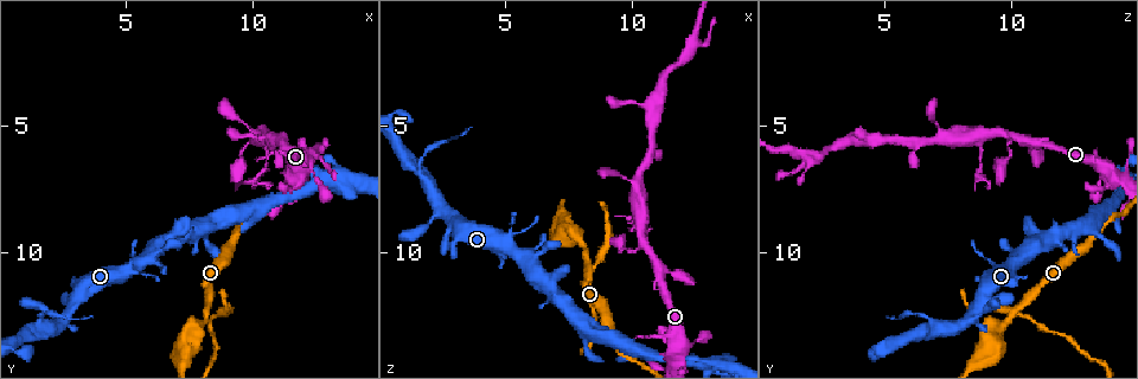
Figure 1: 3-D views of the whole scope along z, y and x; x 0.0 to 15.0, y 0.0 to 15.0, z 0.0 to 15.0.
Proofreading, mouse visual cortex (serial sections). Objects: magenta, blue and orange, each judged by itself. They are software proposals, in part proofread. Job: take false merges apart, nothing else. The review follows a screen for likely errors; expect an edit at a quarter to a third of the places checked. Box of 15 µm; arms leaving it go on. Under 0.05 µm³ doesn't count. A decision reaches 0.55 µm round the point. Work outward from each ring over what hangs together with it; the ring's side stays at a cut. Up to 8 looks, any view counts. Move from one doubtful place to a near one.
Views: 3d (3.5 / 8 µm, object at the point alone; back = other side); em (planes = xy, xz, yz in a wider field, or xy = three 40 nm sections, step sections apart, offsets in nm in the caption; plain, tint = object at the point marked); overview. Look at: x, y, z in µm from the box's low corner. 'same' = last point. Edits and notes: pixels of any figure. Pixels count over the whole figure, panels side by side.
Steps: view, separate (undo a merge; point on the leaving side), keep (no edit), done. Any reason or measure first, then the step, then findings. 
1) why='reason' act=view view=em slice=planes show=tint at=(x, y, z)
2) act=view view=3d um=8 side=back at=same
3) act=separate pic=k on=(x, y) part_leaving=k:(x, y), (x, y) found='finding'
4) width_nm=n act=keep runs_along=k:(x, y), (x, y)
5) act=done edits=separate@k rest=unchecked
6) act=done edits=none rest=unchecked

why='abrupt turn' act=view view=3d um=3.5 at=(8.3, 12.2, 10.3)

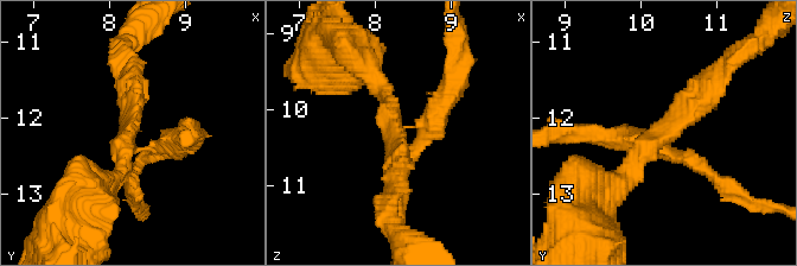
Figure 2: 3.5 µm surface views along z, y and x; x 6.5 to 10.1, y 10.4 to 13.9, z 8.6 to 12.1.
act=view view=em slice=xy step=1 show=tint at=(8.30, 12.30, 10.20)

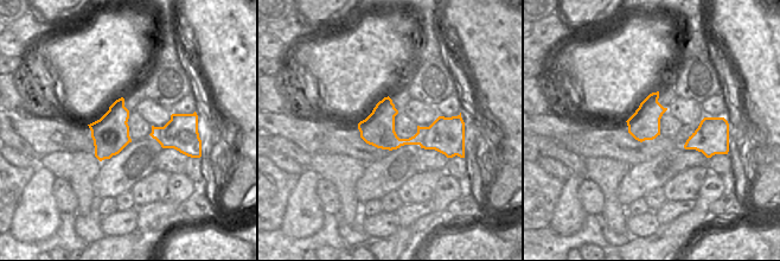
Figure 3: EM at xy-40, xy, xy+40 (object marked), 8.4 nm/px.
act=view view=em slice=xy step=3 show=tint at=same

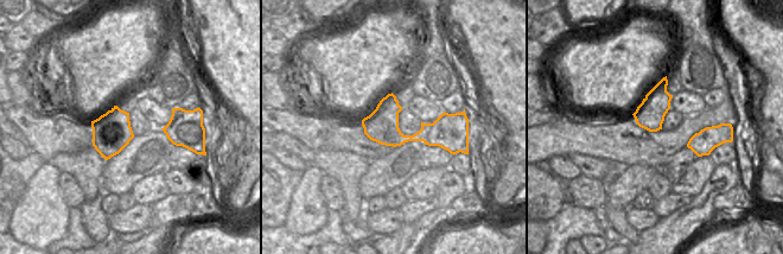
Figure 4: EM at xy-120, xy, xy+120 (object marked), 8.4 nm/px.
act=separate pic=2 on=(624, 138) part_leaving=2:(407, 126), (451, 93), (454, 36) found='two cells meet here'

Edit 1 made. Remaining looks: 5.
why='sudden change in width' act=view view=3d um=3.5 at=(1.8, 13.2, 7.1)

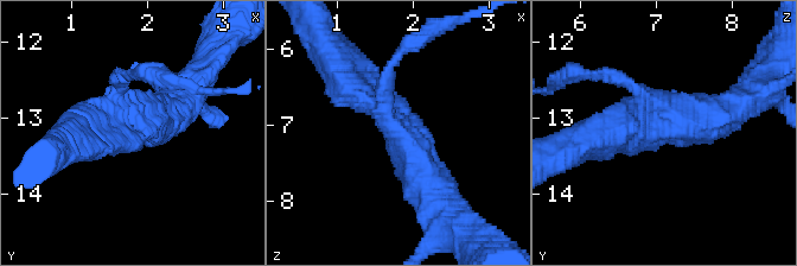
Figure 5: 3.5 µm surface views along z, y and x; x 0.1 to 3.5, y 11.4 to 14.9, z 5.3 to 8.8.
arms=3 arm_widths_nm=200,400,500 why='now the EM' act=view view=em slice=xy step=2 show=tint at=(1.85, 13.05, 7.15)

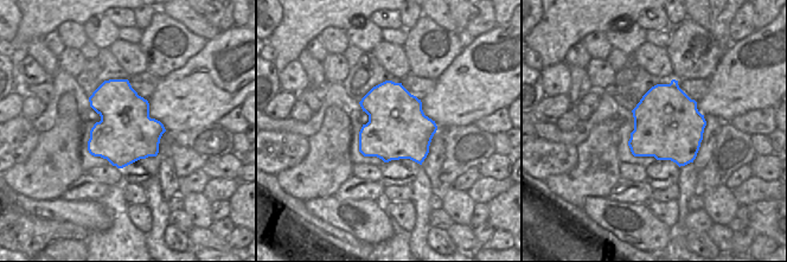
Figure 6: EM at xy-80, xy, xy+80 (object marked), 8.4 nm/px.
act=view view=em slice=xy step=3 show=tint at=same

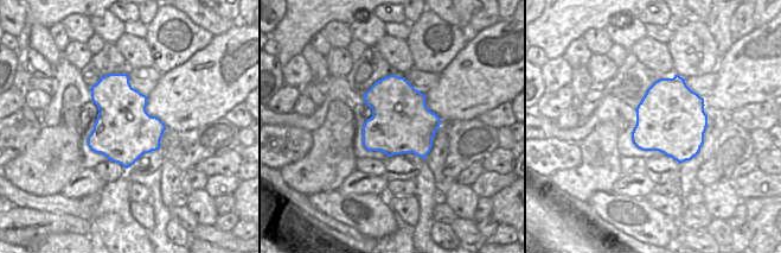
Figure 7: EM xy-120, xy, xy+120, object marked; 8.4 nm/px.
act=keep runs_along=5:(438, 196), (390, 118), (343, 77) found='one cell here'

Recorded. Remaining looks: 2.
why='a narrow waist' act=view view=3d um=3.5 at=(10.5, 6.5, 8.8)

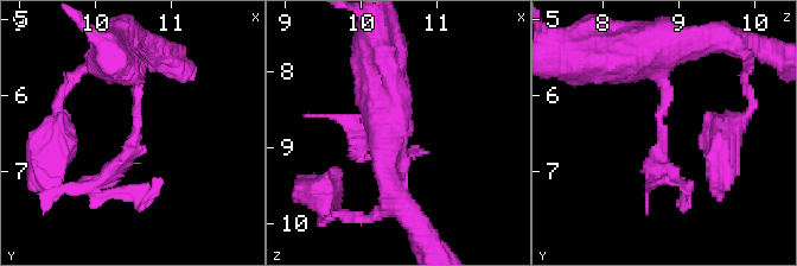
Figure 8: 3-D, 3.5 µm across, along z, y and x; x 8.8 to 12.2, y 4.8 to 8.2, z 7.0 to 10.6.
why='need the tissue' act=view view=em slice=xy step=1 show=tint at=(10.55, 6.45, 8.80)

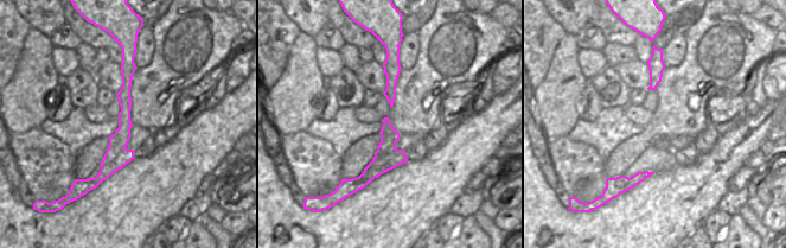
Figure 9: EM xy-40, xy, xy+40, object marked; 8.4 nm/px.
act=separate pic=8 on=(139, 149) part_leaving=8:(135, 111), (135, 140), (109, 177), (139, 195) found='two cells meet here'

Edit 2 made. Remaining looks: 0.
act=done edits=separate@2,separate@8 rest=unchecked

